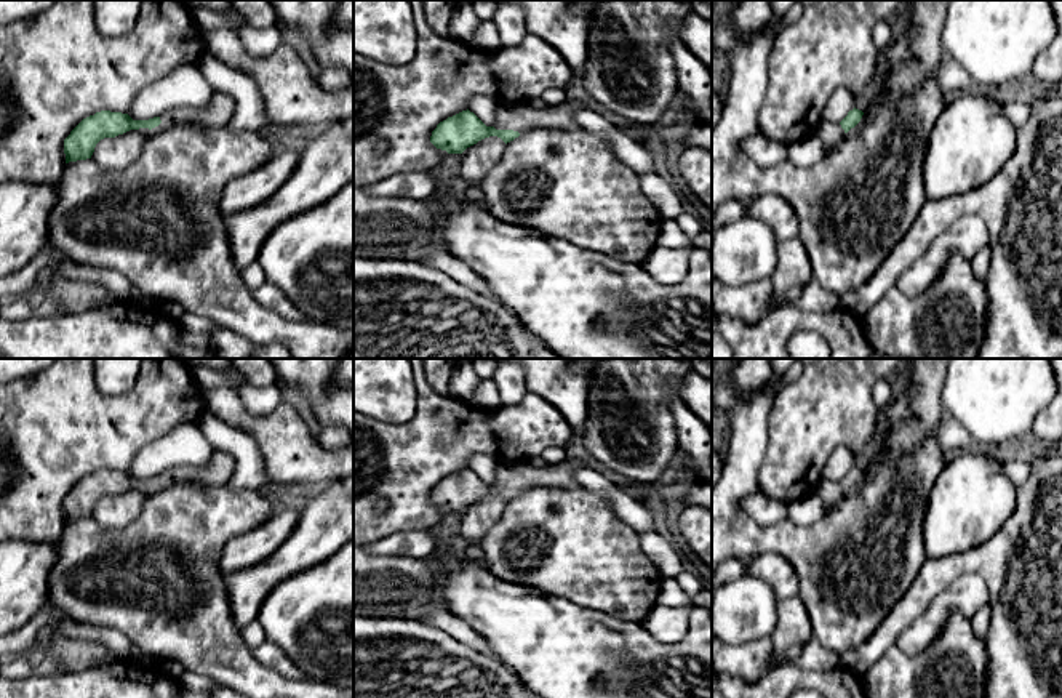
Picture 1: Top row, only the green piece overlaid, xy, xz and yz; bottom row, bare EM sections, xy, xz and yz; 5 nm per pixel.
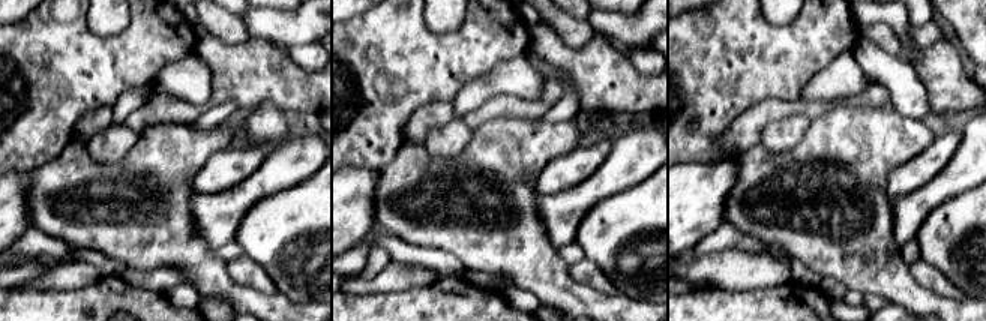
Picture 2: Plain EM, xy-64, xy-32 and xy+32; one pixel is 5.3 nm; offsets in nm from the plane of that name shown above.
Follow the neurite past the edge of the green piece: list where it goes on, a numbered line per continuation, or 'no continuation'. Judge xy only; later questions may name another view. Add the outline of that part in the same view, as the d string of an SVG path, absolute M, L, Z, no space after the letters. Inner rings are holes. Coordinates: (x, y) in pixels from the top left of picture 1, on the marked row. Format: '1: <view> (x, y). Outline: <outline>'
1: xy (221, 109). Outline: M216 93L211 104L206 107L176 107L163 112L162 123L152 130L139 128L147 139L173 125L202 125L206 128L216 128L227 125L235 110L235 101L232 96Z

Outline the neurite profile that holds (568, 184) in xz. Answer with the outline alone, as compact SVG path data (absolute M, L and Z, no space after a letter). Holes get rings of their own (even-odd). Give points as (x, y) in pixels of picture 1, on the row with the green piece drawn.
M531 128L520 133L507 142L480 191L488 211L504 223L526 226L630 264L643 264L657 247L664 223L643 194L638 174L614 155L600 134L584 128Z

